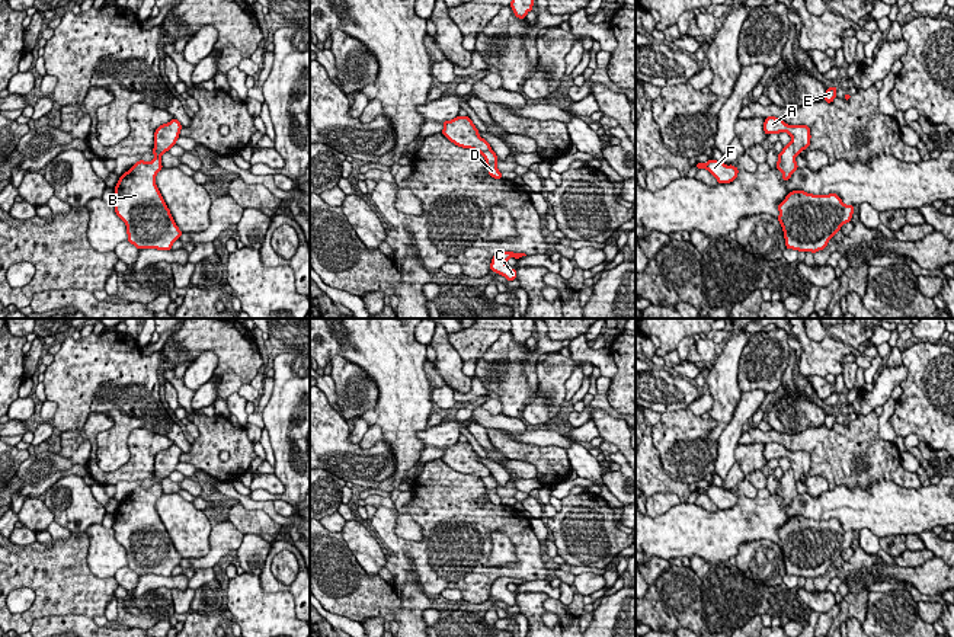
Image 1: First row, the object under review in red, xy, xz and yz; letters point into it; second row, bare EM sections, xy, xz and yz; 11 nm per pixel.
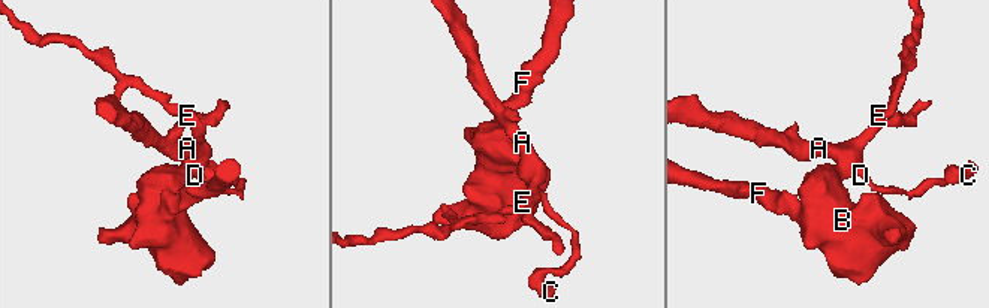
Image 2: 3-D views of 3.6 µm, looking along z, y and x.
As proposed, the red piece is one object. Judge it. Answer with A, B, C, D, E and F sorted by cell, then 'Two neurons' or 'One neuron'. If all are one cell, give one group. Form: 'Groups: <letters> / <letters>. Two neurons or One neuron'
Groups: A C D E / B F. Two neurons

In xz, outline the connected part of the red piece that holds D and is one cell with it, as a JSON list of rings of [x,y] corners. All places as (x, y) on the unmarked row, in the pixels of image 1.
[[[490,474],[487,477],[483,477],[481,481],[486,486],[486,492],[489,493],[489,500],[494,505],[502,505],[502,499],[499,497],[496,489],[497,489],[497,481],[496,478]]]

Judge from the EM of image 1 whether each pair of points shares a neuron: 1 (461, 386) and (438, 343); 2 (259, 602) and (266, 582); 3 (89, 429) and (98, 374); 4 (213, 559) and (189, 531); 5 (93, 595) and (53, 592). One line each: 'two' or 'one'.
1: one
2: two
3: two
4: two
5: one

